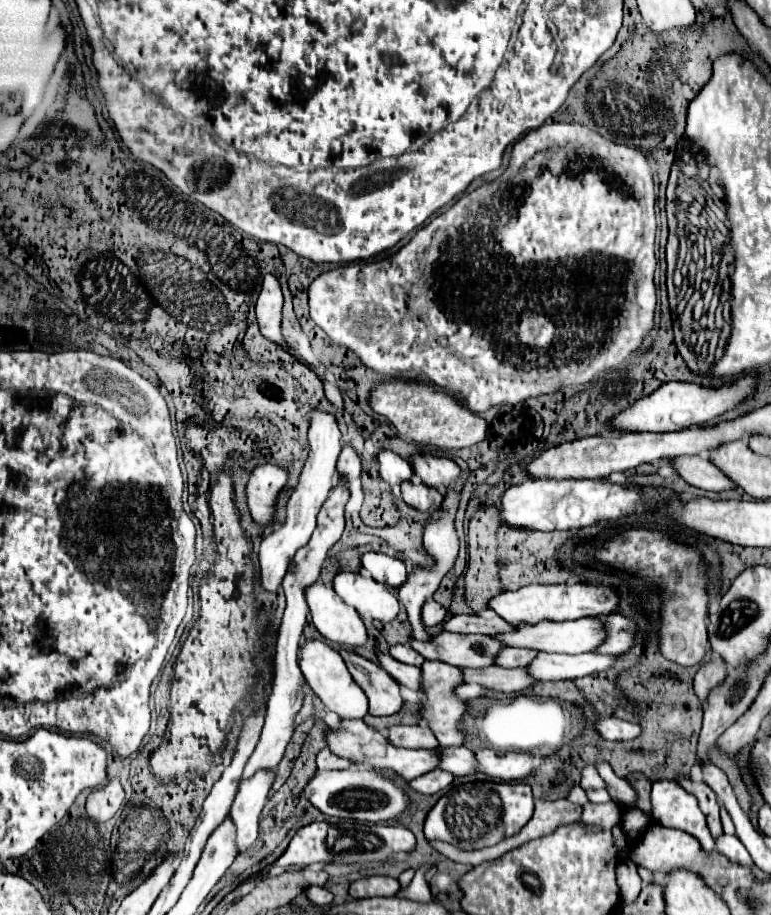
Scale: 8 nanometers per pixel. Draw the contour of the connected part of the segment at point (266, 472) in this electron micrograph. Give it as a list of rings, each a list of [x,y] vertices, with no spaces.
[[[271,463],[255,467],[247,485],[247,503],[257,523],[267,525],[273,521],[273,505],[285,483],[287,471],[283,467]]]

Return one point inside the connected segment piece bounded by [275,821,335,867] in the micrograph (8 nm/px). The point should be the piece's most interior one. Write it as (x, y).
(308, 846)

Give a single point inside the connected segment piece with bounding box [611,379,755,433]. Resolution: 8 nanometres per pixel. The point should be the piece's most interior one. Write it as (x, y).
(674, 406)

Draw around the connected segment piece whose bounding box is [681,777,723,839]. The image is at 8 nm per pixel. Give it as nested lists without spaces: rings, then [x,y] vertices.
[[[689,777],[681,783],[681,787],[683,787],[685,791],[689,791],[691,795],[697,797],[699,807],[701,807],[703,815],[707,817],[707,825],[709,825],[709,831],[711,831],[713,839],[717,839],[719,835],[723,835],[721,819],[719,819],[719,803],[717,803],[715,791],[711,791],[711,787],[707,787],[707,783],[703,783],[703,781],[693,781],[693,779],[689,779]]]

